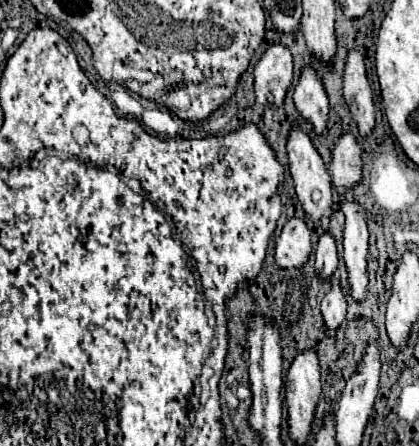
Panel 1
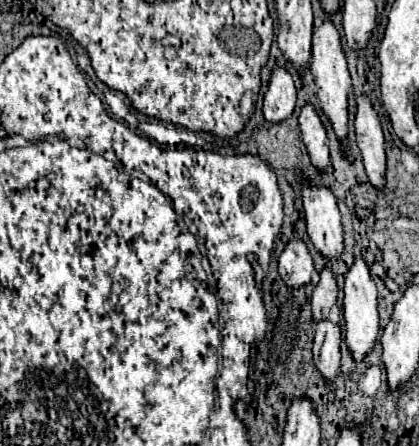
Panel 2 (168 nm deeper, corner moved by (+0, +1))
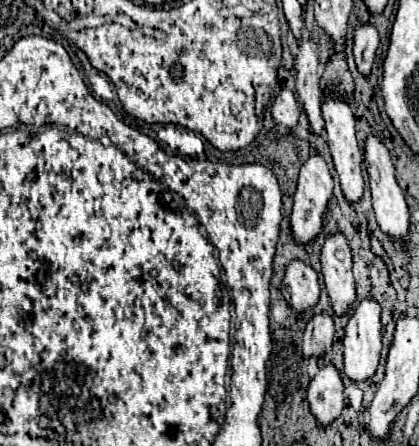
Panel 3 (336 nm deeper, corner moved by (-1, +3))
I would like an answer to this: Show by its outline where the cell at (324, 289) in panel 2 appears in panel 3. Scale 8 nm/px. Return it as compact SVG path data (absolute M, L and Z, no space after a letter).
M317 314L311 318L303 332L303 354L309 358L323 358L331 352L333 344L333 318L329 314Z

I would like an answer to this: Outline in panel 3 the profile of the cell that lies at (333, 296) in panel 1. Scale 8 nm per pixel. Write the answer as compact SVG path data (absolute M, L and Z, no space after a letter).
M327 364L311 380L307 390L309 410L321 428L329 426L343 412L343 382L333 364Z

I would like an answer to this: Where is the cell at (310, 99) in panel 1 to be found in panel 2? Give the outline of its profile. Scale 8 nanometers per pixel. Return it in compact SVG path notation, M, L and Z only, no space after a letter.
M304 104L302 106L298 122L300 122L300 132L302 132L302 142L308 148L312 164L318 170L324 170L330 164L328 136L326 136L326 128L324 128L324 124L322 124L322 120L316 114L312 104Z

